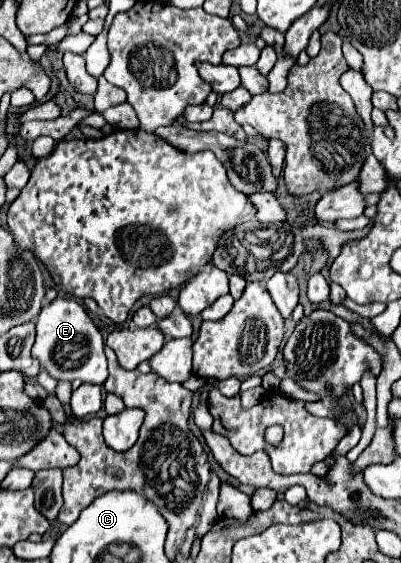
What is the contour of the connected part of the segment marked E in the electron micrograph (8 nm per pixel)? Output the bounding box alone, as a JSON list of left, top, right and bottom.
[33,298,107,384]

